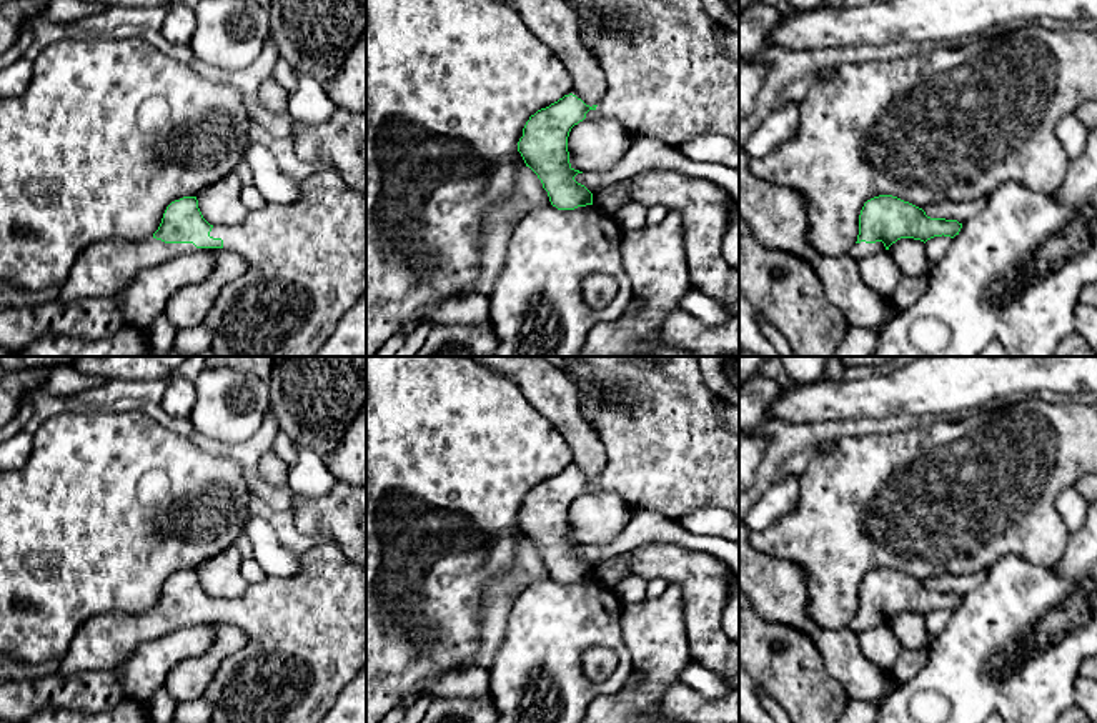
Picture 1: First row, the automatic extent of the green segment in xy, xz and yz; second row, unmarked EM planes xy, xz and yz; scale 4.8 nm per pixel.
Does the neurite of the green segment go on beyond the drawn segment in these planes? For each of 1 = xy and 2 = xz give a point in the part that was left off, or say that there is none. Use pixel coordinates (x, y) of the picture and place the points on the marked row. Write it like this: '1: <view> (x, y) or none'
1: xy (305, 262)
2: xz (668, 77)

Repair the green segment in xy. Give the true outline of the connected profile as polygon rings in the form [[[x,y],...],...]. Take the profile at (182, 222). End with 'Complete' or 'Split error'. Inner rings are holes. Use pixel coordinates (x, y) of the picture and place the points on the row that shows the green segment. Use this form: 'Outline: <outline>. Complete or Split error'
Outline: [[[320,170],[300,182],[300,198],[295,203],[268,202],[248,212],[246,218],[233,227],[210,225],[196,197],[183,197],[166,207],[158,230],[150,238],[108,238],[88,245],[58,288],[57,300],[70,303],[113,297],[140,272],[201,248],[225,248],[246,262],[246,272],[220,292],[203,320],[213,332],[211,350],[216,357],[316,357],[343,317],[366,293],[366,195],[348,187],[335,170]]]. Split error

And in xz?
Outline: [[[566,0],[579,15],[581,40],[598,58],[606,77],[606,93],[598,105],[586,105],[569,93],[529,117],[518,142],[529,167],[558,210],[593,205],[593,193],[574,180],[579,170],[569,163],[568,137],[584,118],[604,117],[621,123],[633,137],[658,138],[673,147],[697,135],[719,133],[739,143],[739,62],[731,60],[716,37],[717,23],[701,0]]]. Split error

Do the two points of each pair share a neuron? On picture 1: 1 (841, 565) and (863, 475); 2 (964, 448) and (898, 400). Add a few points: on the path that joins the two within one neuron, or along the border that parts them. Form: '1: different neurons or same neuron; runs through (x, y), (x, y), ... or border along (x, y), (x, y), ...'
1: same neuron; runs through (841, 543), (841, 530), (848, 523), (849, 497)
2: different neurons; border along (948, 415), (953, 417)

